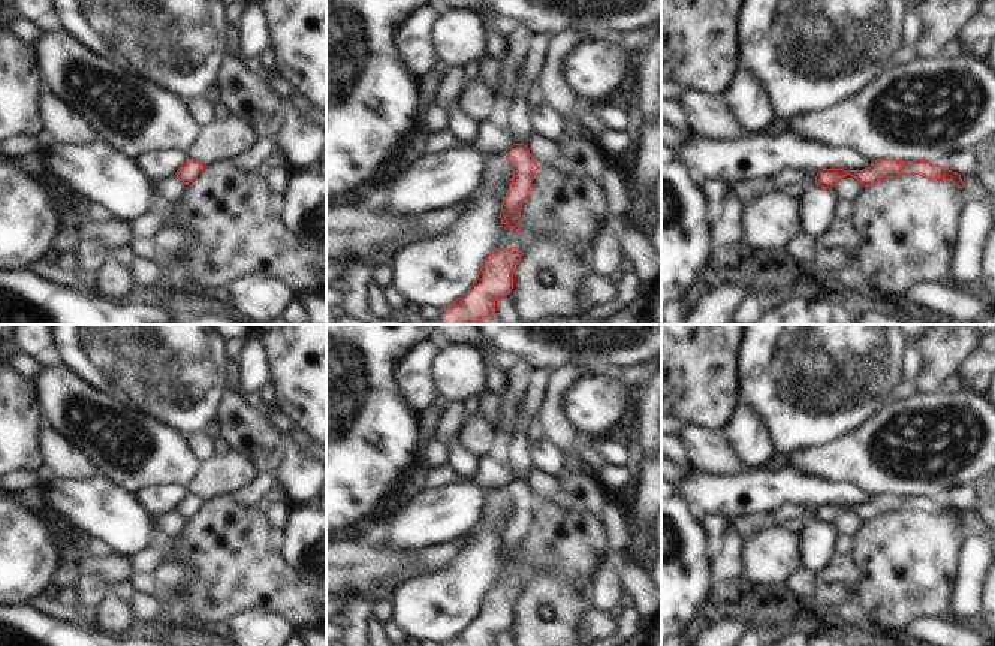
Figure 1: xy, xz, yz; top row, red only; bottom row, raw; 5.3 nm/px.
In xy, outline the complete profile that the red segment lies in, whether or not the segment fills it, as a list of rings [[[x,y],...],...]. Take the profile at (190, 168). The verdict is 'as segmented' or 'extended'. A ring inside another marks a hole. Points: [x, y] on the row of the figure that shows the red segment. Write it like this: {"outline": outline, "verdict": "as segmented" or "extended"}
{"outline": [[[187,159],[177,170],[177,178],[184,184],[193,181],[205,166],[195,159]]], "verdict": "as segmented"}

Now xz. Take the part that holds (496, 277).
{"outline": [[[518,247],[494,248],[468,290],[452,305],[441,308],[441,324],[479,324],[495,313],[495,301],[513,289],[513,271],[522,254]]], "verdict": "as segmented"}

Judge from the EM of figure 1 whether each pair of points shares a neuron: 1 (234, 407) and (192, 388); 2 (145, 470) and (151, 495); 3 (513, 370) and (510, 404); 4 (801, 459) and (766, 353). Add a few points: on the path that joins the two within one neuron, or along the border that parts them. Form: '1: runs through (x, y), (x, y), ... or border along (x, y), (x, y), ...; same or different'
1: border along (226, 389), (220, 401), (217, 423); different
2: border along (184, 486), (145, 486), (133, 494); different
3: runs through (513, 379), (513, 395); same
4: border along (832, 440), (819, 446), (796, 447), (786, 455); different

